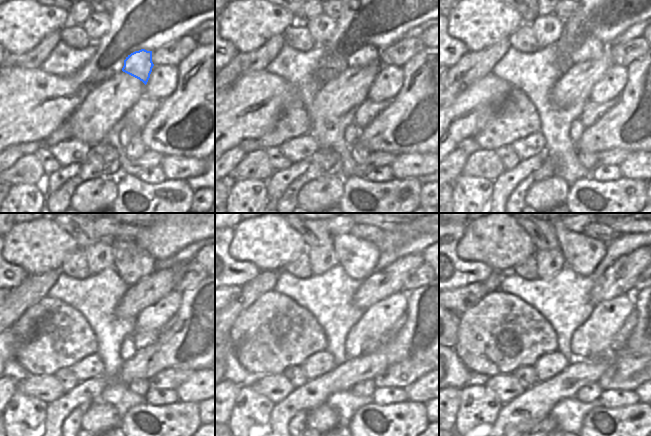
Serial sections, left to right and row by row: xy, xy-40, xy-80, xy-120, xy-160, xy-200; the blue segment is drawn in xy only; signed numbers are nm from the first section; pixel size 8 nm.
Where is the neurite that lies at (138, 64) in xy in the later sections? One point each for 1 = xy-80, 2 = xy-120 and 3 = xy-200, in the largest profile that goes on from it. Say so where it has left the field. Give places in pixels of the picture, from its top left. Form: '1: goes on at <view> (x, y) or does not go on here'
1: goes on at xy-80 (592, 48)
2: goes on at xy-120 (132, 262)
3: goes on at xy-200 (582, 254)

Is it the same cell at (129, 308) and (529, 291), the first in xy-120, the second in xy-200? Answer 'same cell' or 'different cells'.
different cells

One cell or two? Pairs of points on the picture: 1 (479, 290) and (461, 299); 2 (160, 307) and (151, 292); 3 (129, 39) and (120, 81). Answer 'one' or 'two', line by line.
1: one
2: two
3: two

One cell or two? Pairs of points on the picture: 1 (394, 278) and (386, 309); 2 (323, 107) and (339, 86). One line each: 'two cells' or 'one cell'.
1: two cells
2: one cell

